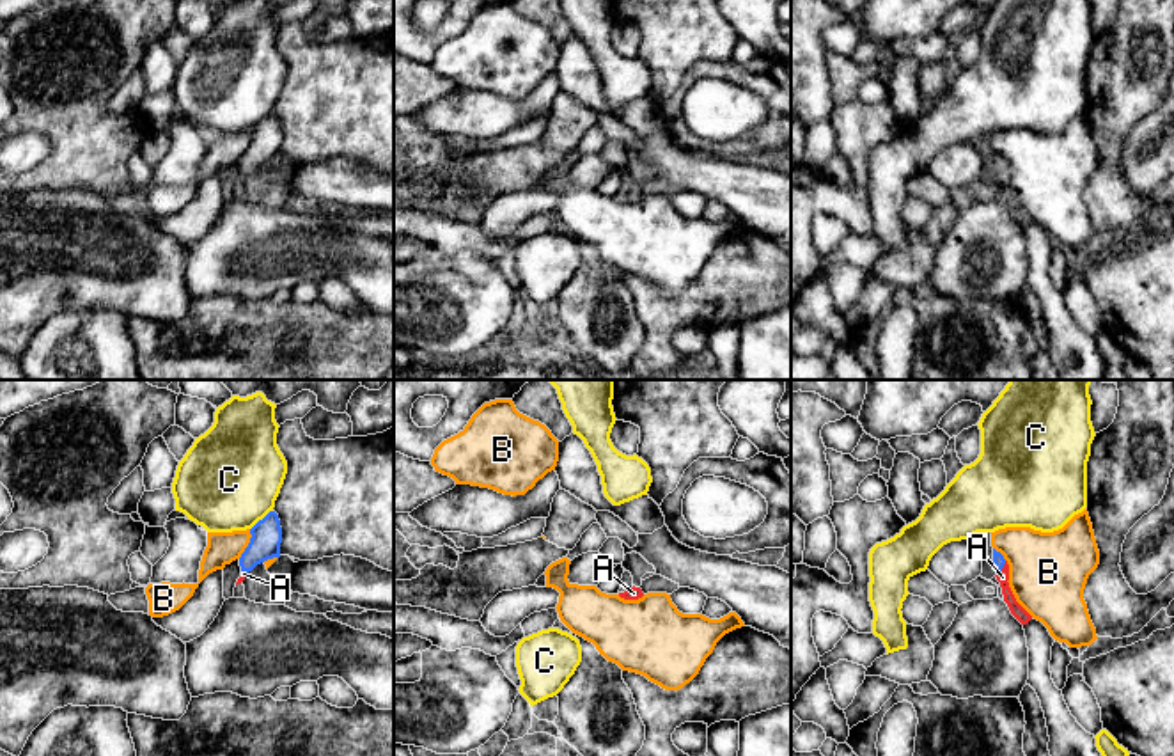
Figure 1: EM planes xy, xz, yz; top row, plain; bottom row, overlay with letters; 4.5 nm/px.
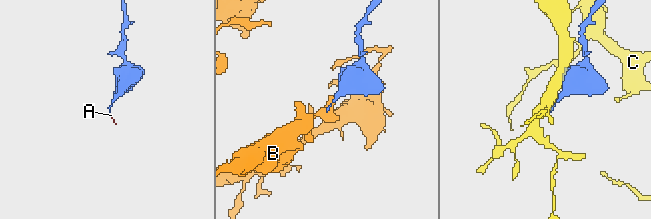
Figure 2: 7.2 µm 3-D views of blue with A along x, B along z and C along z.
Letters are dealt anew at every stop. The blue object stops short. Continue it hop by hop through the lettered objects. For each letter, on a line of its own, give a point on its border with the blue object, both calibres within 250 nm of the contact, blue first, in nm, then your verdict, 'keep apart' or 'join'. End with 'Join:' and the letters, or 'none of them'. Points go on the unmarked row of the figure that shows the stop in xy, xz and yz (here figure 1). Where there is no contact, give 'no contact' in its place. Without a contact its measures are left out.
A: contact yz (1002, 169); calibres 60 and 60 nm; join
B: contact xy (249, 146); calibres 140 and 150 nm; keep apart
C: contact xy (263, 121); calibres 140 and 460 nm; keep apart
Join: A

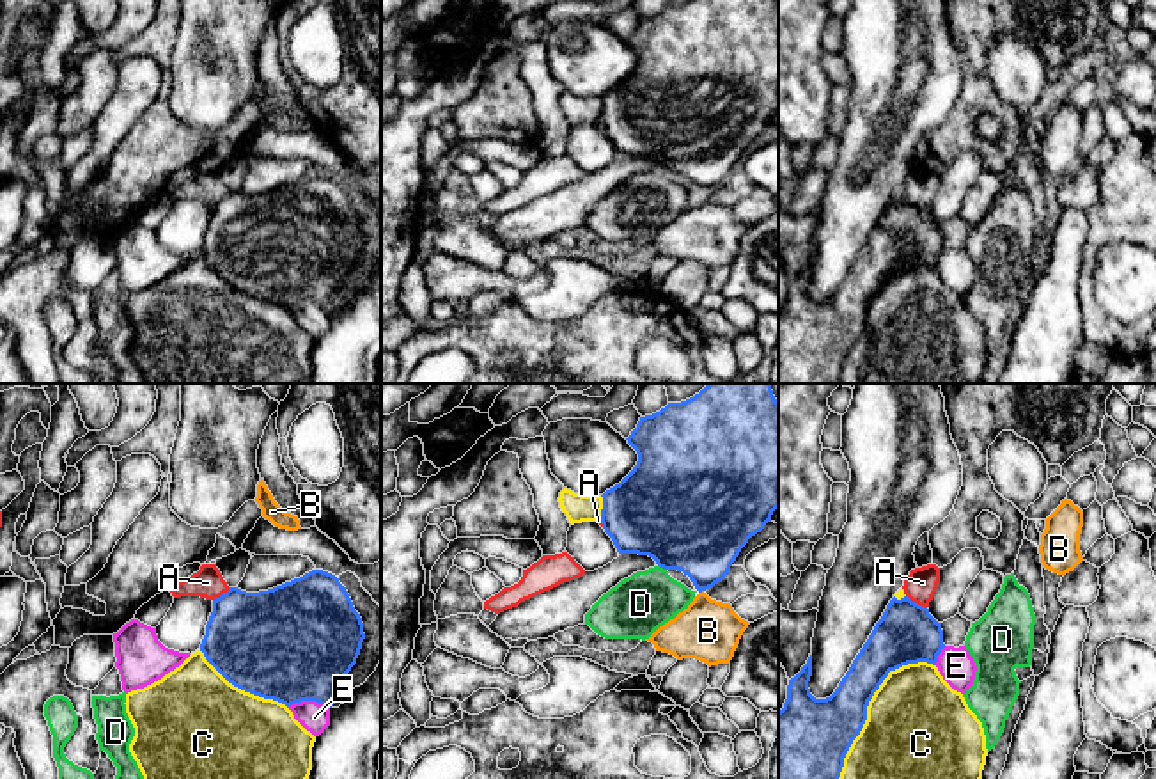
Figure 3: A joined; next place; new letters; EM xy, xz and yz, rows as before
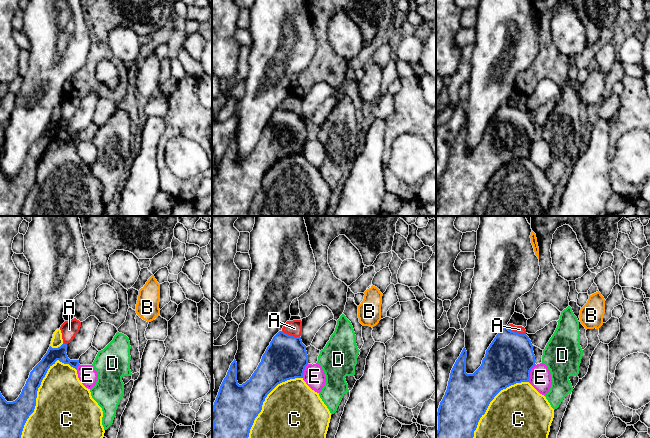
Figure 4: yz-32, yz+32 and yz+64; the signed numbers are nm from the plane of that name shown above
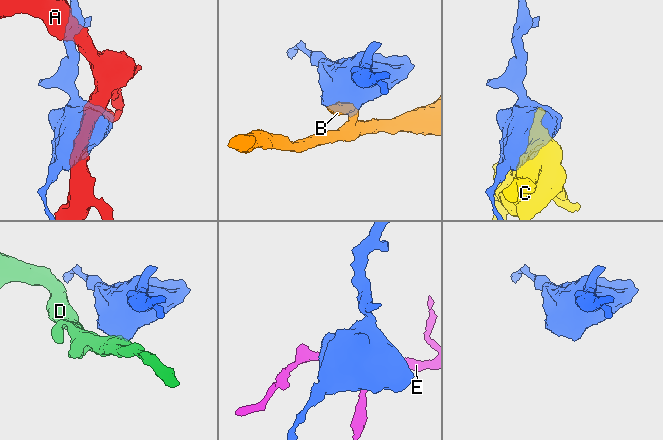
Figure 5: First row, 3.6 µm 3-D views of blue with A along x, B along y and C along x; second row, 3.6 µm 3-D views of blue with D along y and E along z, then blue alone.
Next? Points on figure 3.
A: contact yz (917, 206); calibres 280 and 140 nm; keep apart
B: contact xz (701, 194); calibres 360 and 280 nm; keep apart
C: contact yz (867, 306); calibres 300 and 460 nm; keep apart
D: contact xz (662, 169); calibres 480 and 280 nm; keep apart
E: contact xy (309, 302); calibres 500 and 140 nm; keep apart
Join: none of them

